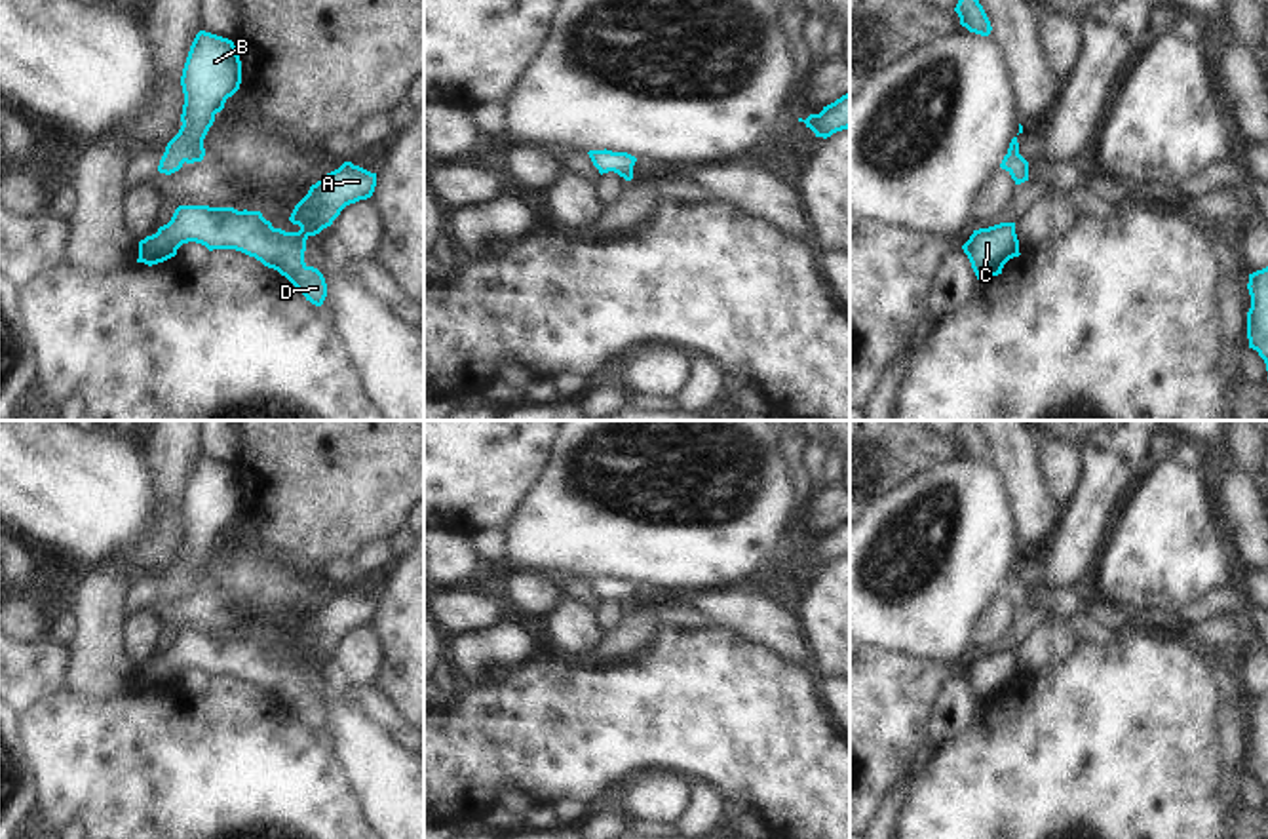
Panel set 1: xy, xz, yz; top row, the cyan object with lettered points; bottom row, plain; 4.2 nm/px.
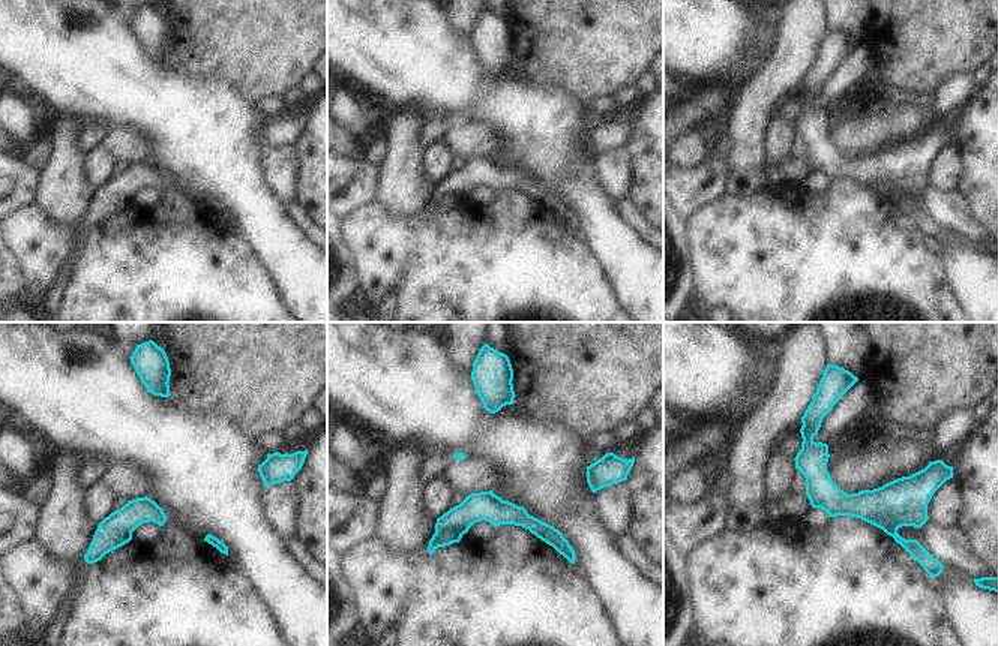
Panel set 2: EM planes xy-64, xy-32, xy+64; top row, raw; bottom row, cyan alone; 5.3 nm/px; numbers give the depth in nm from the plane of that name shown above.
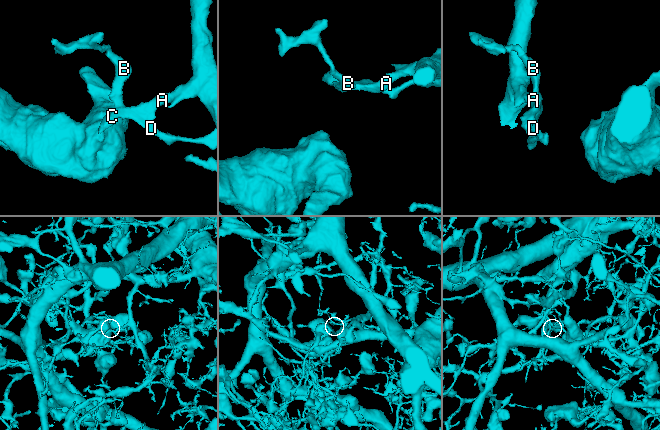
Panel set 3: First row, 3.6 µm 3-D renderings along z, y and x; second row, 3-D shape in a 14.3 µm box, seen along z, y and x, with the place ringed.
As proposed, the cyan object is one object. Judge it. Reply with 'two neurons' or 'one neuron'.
one neuron

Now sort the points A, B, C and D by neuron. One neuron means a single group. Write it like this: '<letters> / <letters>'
A B C D

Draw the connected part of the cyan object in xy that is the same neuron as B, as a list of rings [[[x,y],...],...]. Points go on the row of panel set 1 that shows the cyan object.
[[[200,30],[190,46],[181,86],[184,105],[181,129],[167,143],[158,171],[171,175],[183,164],[202,162],[205,156],[203,139],[241,84],[241,61],[232,40]]]

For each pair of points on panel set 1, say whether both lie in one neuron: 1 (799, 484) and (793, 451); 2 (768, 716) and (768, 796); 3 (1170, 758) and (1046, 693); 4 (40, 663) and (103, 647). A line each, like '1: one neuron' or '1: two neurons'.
1: one neuron
2: one neuron
3: one neuron
4: two neurons

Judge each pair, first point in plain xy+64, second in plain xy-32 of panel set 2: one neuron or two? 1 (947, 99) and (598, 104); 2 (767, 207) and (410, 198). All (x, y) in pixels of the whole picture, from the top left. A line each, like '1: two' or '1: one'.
1: two
2: two

